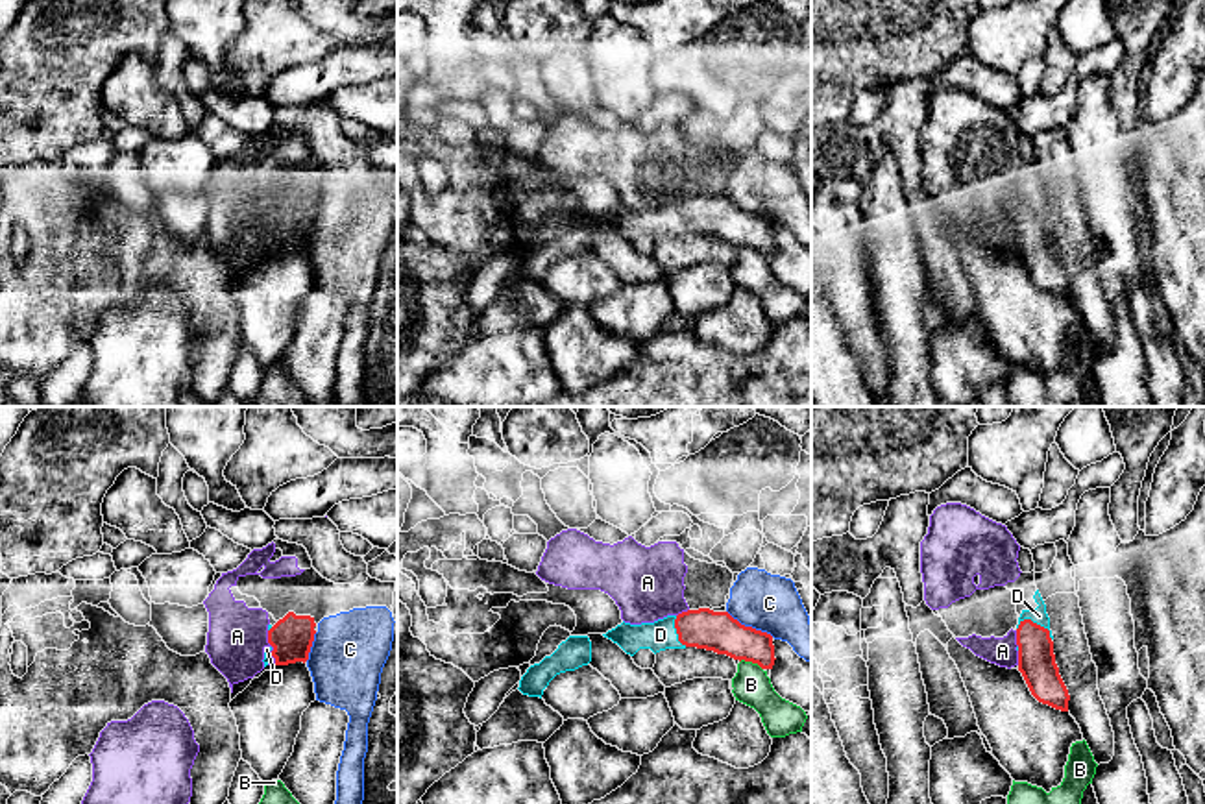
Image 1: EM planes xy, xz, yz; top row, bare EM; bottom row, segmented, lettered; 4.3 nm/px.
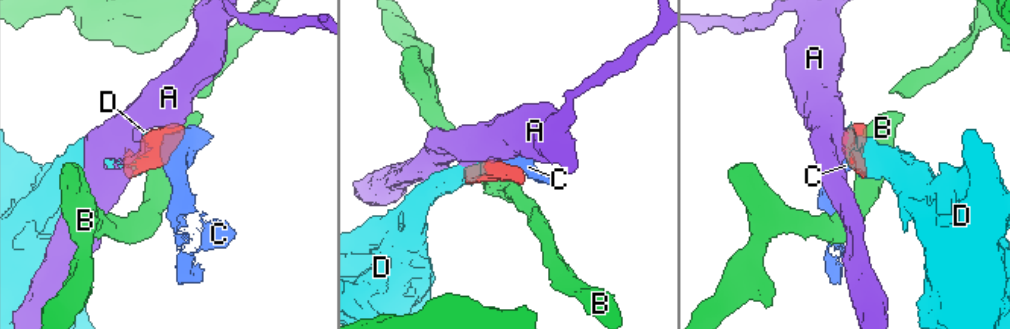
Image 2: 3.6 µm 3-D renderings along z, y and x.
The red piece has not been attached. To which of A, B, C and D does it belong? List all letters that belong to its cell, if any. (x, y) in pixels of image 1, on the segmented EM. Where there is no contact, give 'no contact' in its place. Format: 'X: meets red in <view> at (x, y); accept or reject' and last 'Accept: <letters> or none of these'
A: meets red in xy at (272, 645); reject
B: meets red in xz at (751, 660); reject
C: meets red in xz at (751, 627); reject
D: meets red in yz at (1035, 623); accept
Accept: D

